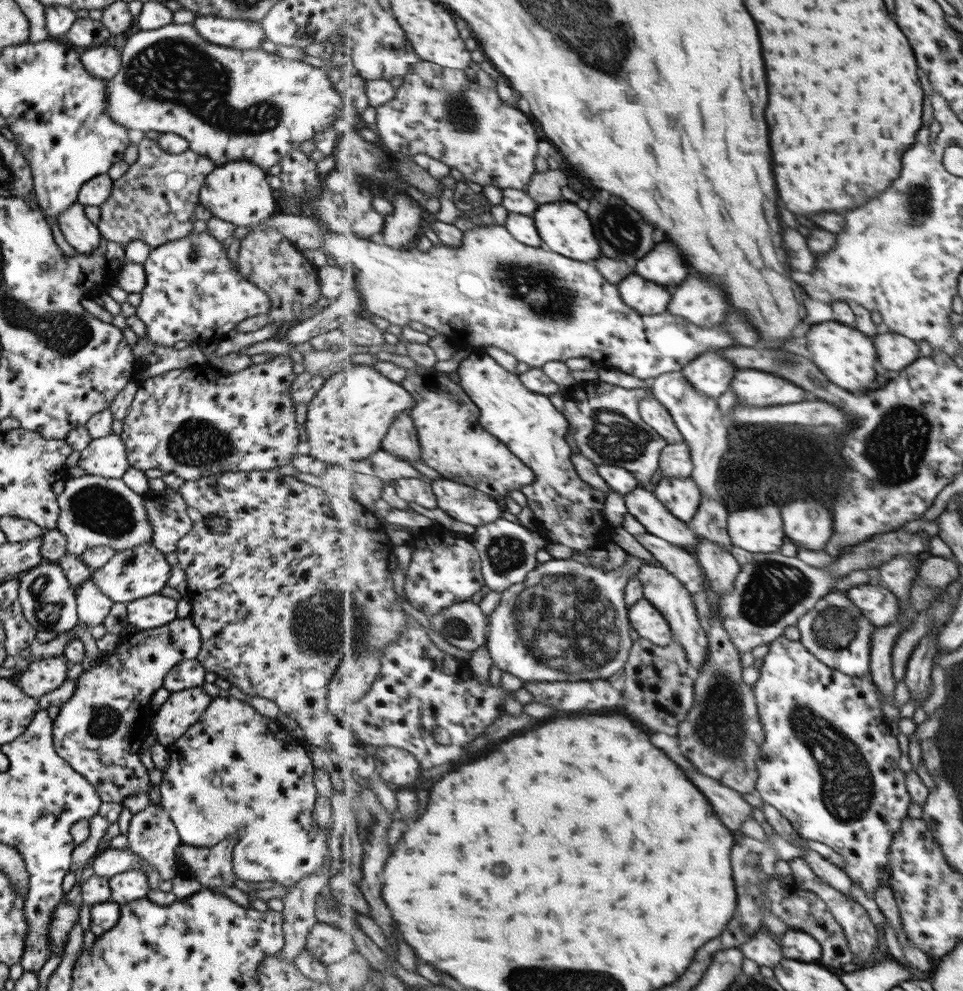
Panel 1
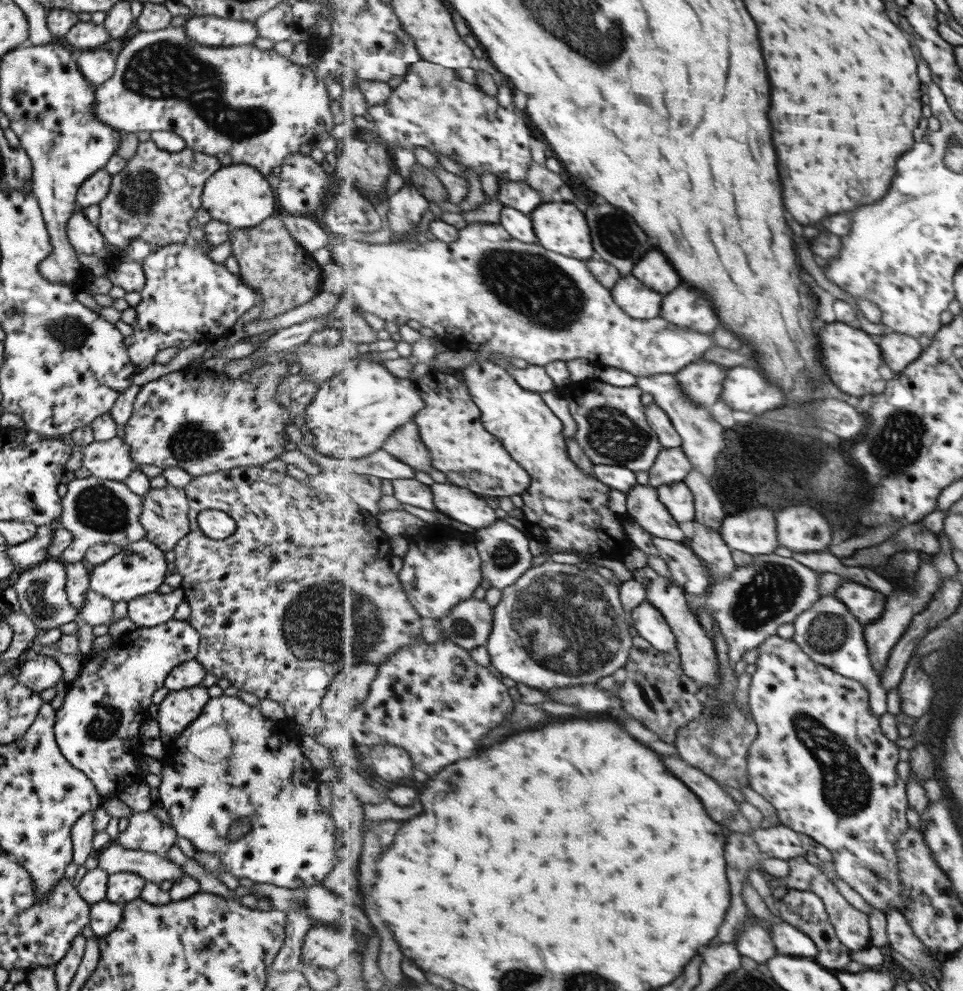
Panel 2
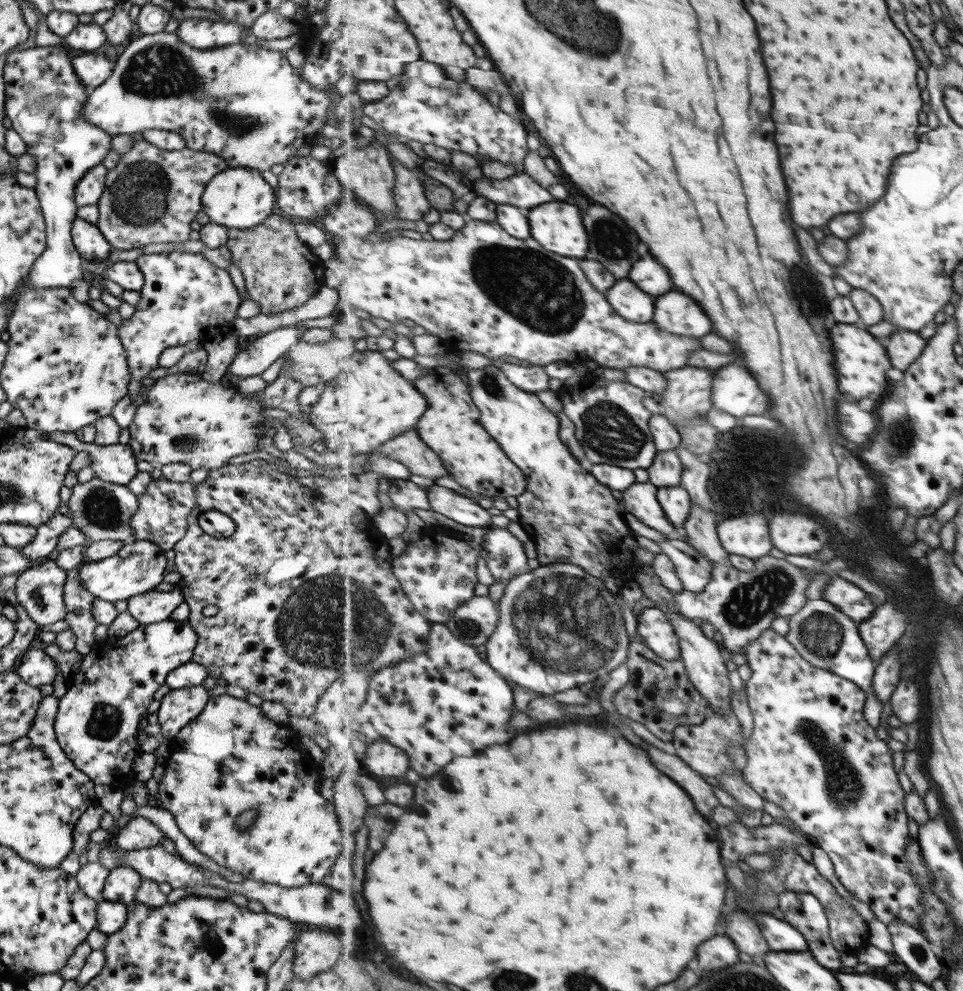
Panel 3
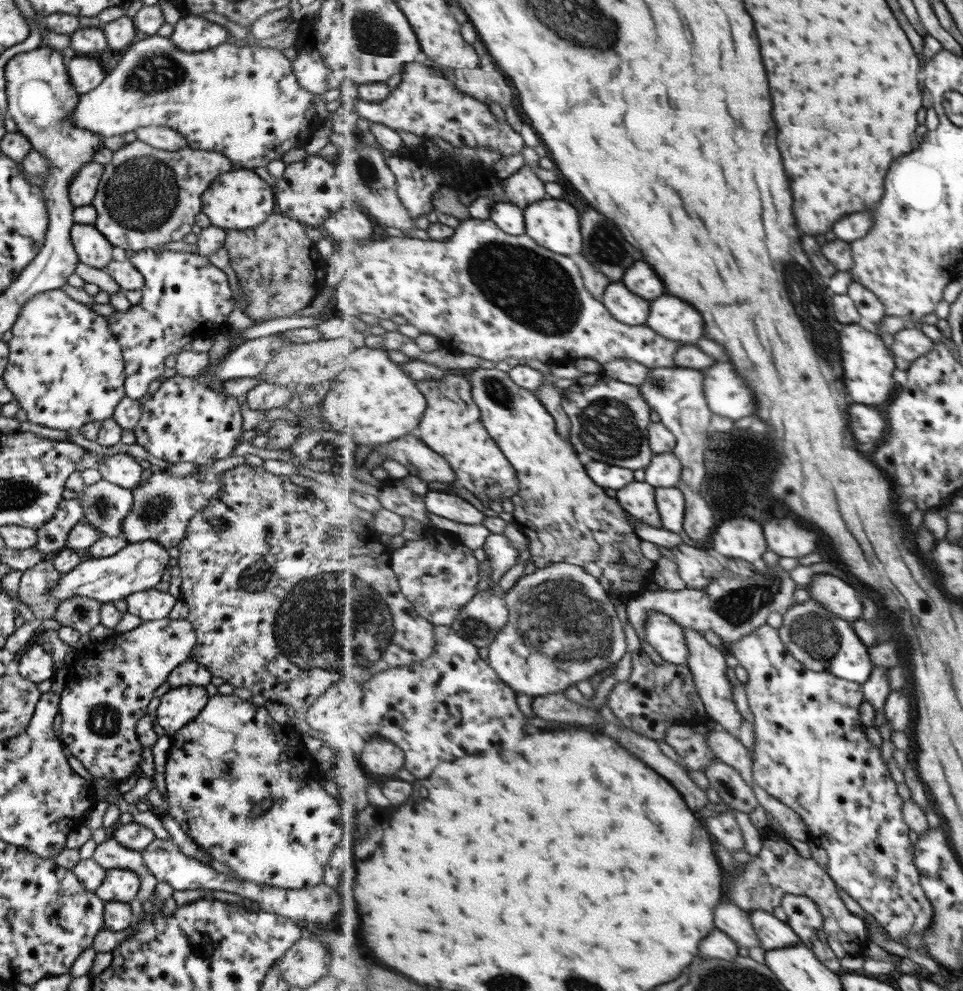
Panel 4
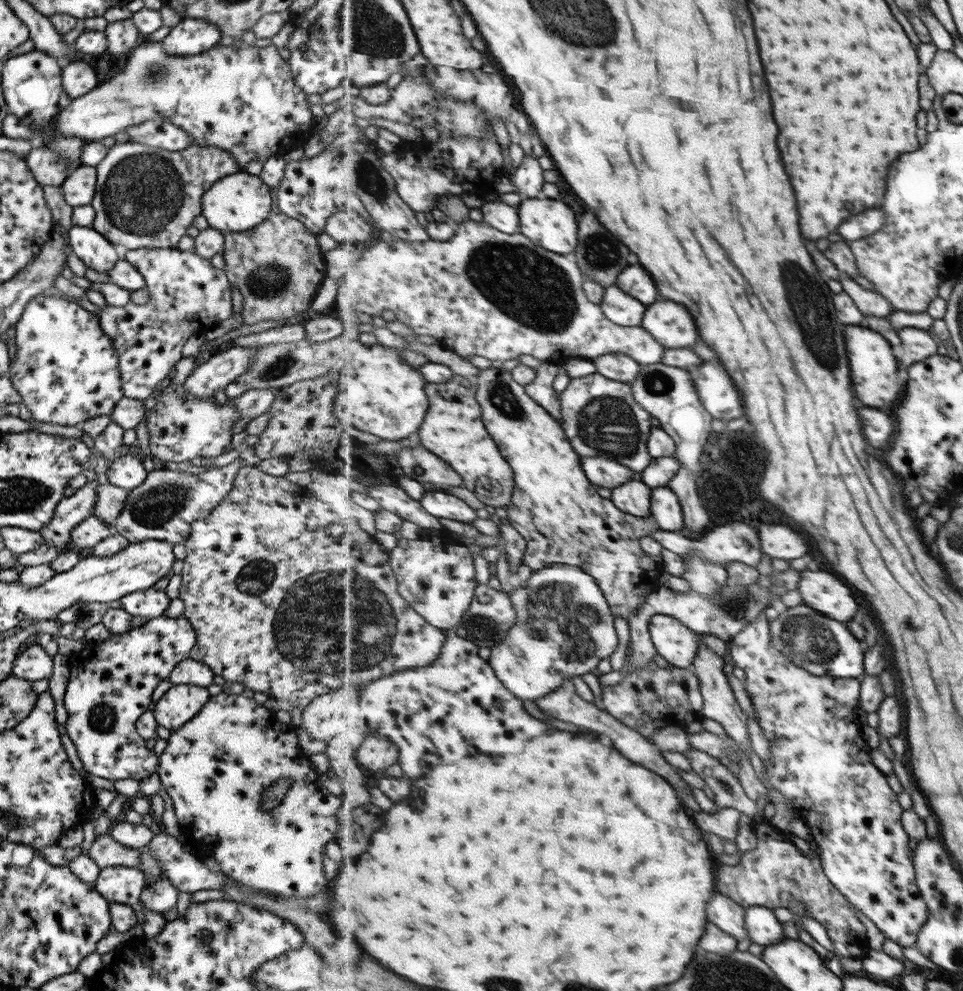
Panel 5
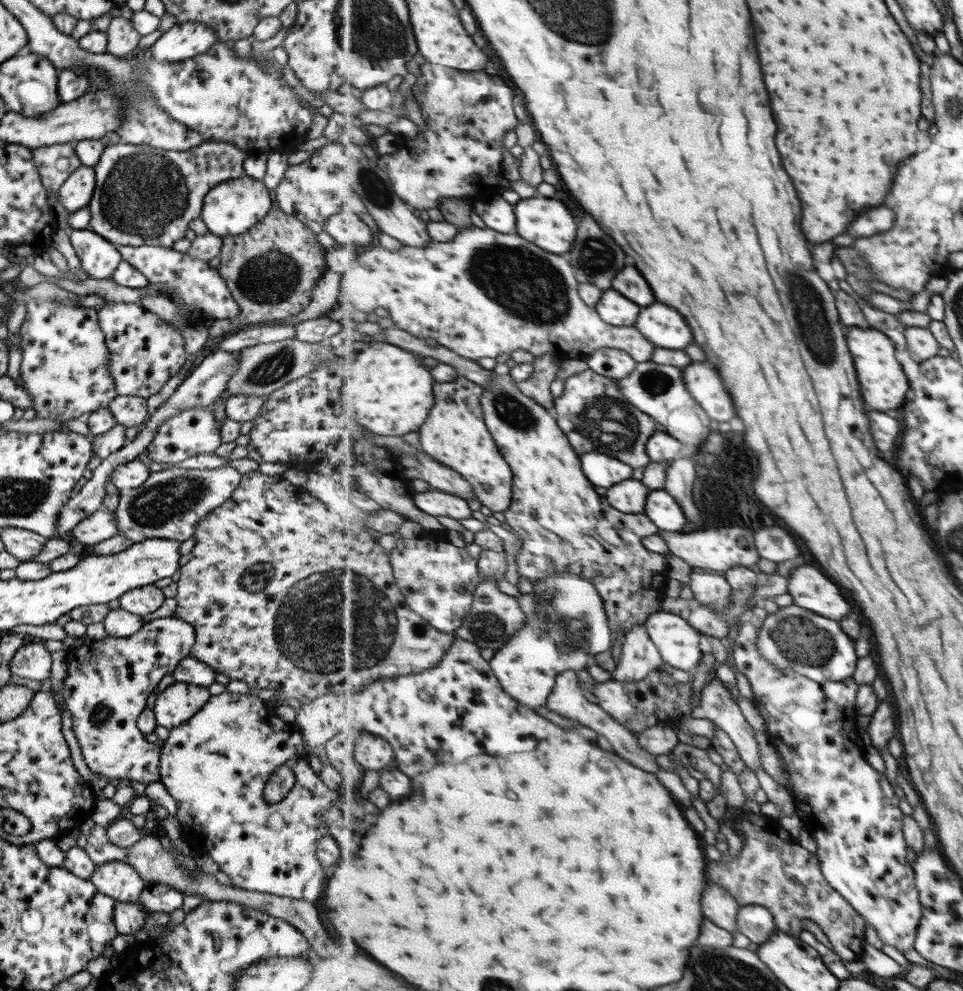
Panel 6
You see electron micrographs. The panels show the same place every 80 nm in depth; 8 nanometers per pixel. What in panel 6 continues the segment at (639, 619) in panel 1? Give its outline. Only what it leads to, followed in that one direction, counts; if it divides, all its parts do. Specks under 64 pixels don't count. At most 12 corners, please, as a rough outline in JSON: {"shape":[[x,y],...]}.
{"shape":[[659,611],[645,623],[669,665],[692,673],[701,634],[681,615]]}

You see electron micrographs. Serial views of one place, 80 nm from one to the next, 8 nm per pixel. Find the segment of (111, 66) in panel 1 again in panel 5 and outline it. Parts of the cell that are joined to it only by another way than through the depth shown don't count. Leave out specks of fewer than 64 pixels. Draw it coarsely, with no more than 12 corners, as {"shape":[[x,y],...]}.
{"shape":[[70,62],[61,70],[69,98],[83,96],[98,84],[94,66]]}

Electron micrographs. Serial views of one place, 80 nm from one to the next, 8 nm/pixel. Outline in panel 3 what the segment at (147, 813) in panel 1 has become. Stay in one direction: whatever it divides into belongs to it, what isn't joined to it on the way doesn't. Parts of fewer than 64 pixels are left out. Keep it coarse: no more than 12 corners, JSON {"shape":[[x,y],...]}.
{"shape":[[139,815],[112,832],[124,851],[161,844],[165,834]]}

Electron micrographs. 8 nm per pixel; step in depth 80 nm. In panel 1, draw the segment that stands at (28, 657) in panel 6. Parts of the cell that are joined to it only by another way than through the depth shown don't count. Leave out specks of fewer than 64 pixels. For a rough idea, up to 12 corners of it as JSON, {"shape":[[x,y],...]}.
{"shape":[[66,658],[29,662],[16,685],[31,698],[65,679]]}

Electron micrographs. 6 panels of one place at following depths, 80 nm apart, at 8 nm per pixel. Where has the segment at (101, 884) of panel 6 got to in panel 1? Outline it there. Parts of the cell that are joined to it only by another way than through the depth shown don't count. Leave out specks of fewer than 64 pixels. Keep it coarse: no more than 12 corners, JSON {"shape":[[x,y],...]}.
{"shape":[[126,870],[108,878],[111,902],[145,897],[144,872]]}

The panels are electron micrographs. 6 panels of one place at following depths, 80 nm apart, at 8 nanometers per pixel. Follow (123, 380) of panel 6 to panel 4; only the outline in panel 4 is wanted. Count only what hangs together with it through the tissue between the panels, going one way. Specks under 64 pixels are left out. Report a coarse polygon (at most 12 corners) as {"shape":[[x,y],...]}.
{"shape":[[143,249],[140,301],[105,320],[124,396],[163,360],[222,332],[234,298],[206,256]]}

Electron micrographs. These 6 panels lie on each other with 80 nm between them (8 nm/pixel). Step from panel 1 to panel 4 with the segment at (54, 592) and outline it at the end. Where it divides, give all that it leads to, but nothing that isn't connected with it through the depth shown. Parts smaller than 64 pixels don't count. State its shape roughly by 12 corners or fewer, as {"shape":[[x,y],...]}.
{"shape":[[50,560],[22,571],[16,596],[37,620],[56,606],[46,595],[61,578]]}

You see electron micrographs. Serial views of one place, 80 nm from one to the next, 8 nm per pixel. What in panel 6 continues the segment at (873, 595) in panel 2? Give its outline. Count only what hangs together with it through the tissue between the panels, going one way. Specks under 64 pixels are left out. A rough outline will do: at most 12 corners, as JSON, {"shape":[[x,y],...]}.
{"shape":[[813,566],[789,575],[794,605],[843,621],[853,604]]}

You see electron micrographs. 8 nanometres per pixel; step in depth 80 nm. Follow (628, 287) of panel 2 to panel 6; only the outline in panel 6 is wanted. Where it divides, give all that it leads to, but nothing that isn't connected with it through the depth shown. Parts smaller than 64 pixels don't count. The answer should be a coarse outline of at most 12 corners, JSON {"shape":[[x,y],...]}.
{"shape":[[613,288],[595,307],[613,326],[633,326],[641,306]]}

